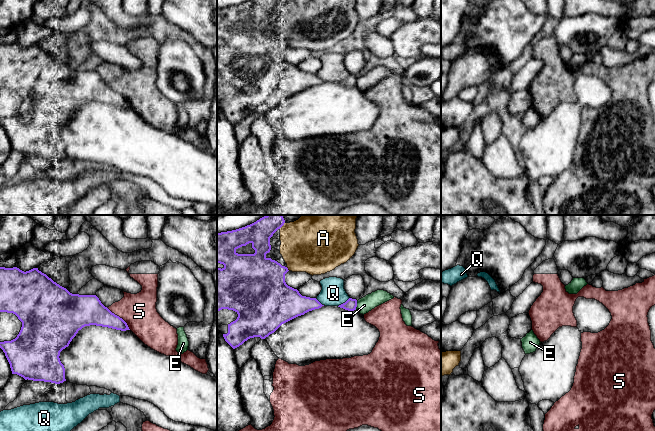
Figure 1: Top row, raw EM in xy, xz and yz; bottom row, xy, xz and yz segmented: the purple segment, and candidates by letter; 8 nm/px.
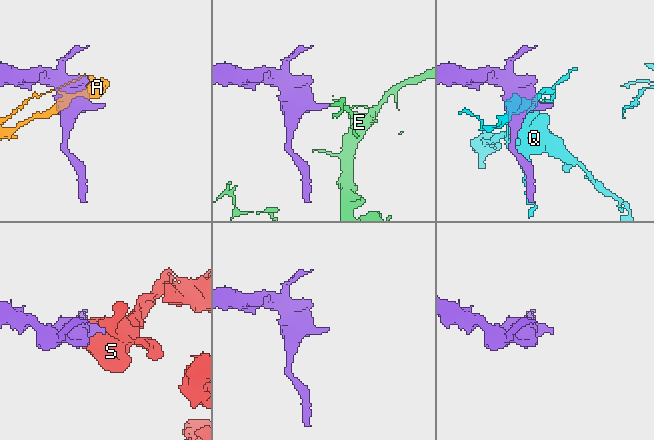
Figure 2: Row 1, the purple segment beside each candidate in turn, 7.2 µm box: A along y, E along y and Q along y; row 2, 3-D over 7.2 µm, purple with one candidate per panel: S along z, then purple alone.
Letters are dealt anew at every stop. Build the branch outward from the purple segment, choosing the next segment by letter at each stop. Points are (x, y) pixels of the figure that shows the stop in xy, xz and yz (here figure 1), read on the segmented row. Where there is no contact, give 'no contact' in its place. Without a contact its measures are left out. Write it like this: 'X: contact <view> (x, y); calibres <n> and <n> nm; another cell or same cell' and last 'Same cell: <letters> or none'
A: contact xz (287, 269); calibres 420 and 440 nm; another cell
E: contact xz (356, 305); calibres 90 and 120 nm; another cell
Q: contact xz (343, 303); calibres 90 and 190 nm; another cell
S: contact xy (118, 316); calibres 240 and 280 nm; another cell
Same cell: none

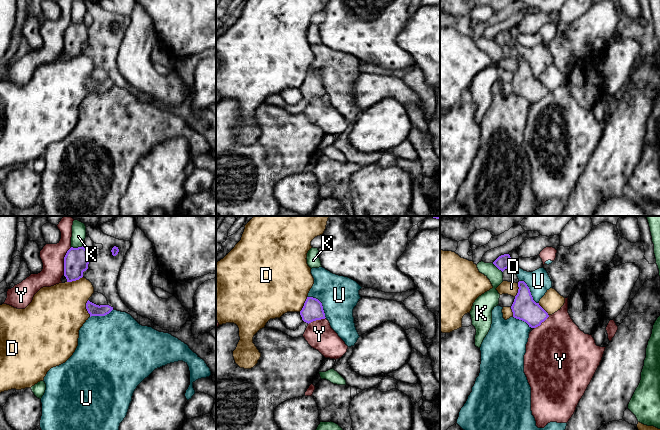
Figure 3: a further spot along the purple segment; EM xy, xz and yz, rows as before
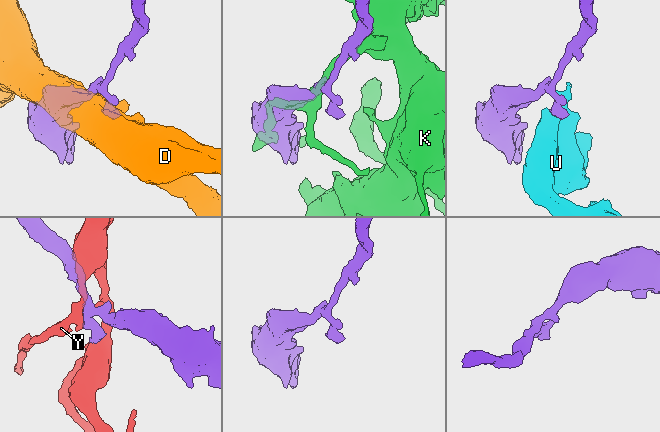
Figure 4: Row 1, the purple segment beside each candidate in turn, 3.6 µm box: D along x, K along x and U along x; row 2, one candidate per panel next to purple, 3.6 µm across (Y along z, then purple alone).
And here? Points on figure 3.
D: contact xy (86, 308); calibres 100 and 440 nm; another cell
K: contact xy (76, 248); calibres 200 and 110 nm; another cell
U: contact xz (321, 303); calibres 160 and 300 nm; another cell
Y: contact xy (64, 261); calibres 200 and 190 nm; another cell
Same cell: none

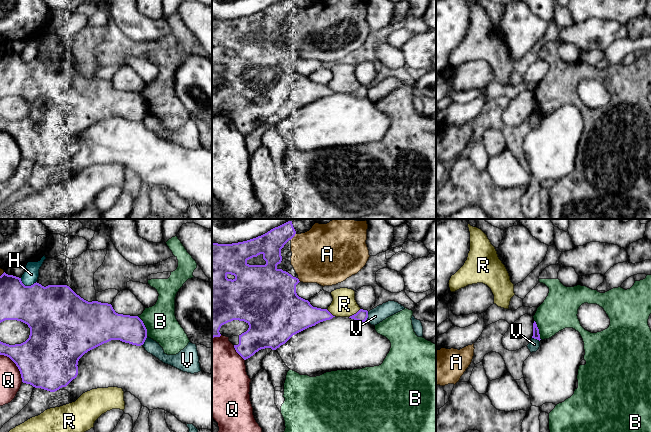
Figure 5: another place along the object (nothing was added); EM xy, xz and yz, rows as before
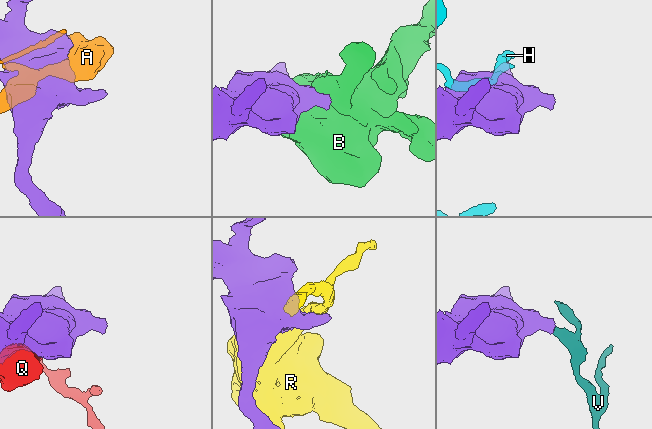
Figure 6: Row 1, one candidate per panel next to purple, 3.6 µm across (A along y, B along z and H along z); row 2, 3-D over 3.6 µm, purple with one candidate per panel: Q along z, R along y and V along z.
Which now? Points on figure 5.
A: contact xz (293, 236); calibres 190 and 420 nm; another cell
B: contact xy (144, 326); calibres 220 and 260 nm; another cell
H: contact xy (27, 286); calibres 380 and 120 nm; another cell
Q: contact xy (16, 365); calibres 460 and 180 nm; another cell
R: contact xz (354, 314); calibres 90 and 190 nm; another cell
V: contact xz (367, 316); calibres 90 and 120 nm; another cell
Same cell: none

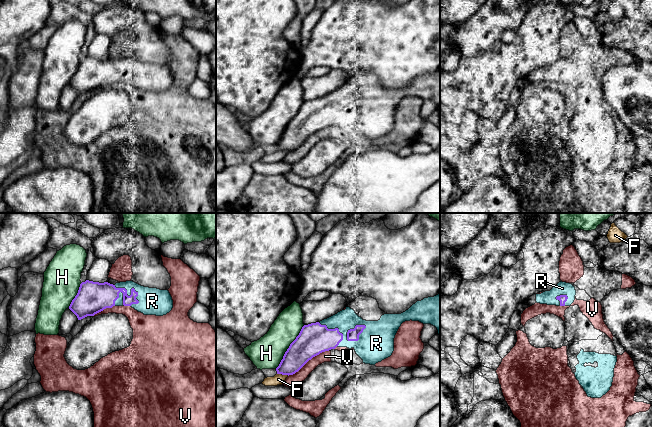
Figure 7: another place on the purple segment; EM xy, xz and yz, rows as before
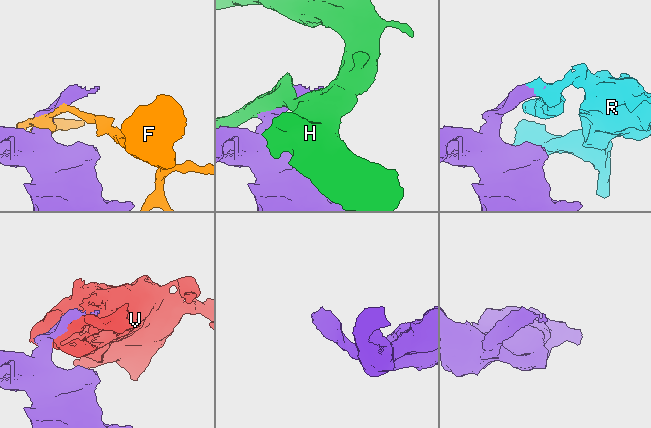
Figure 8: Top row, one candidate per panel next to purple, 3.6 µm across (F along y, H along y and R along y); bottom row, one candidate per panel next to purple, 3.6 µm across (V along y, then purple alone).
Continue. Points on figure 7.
F: contact xz (283, 374); calibres 200 and 90 nm; another cell
H: contact xz (289, 347); calibres 260 and 260 nm; another cell
R: contact xy (131, 293); calibres 220 and 220 nm; same cell
V: contact xz (308, 360); calibres 260 and 100 nm; another cell
Same cell: R

